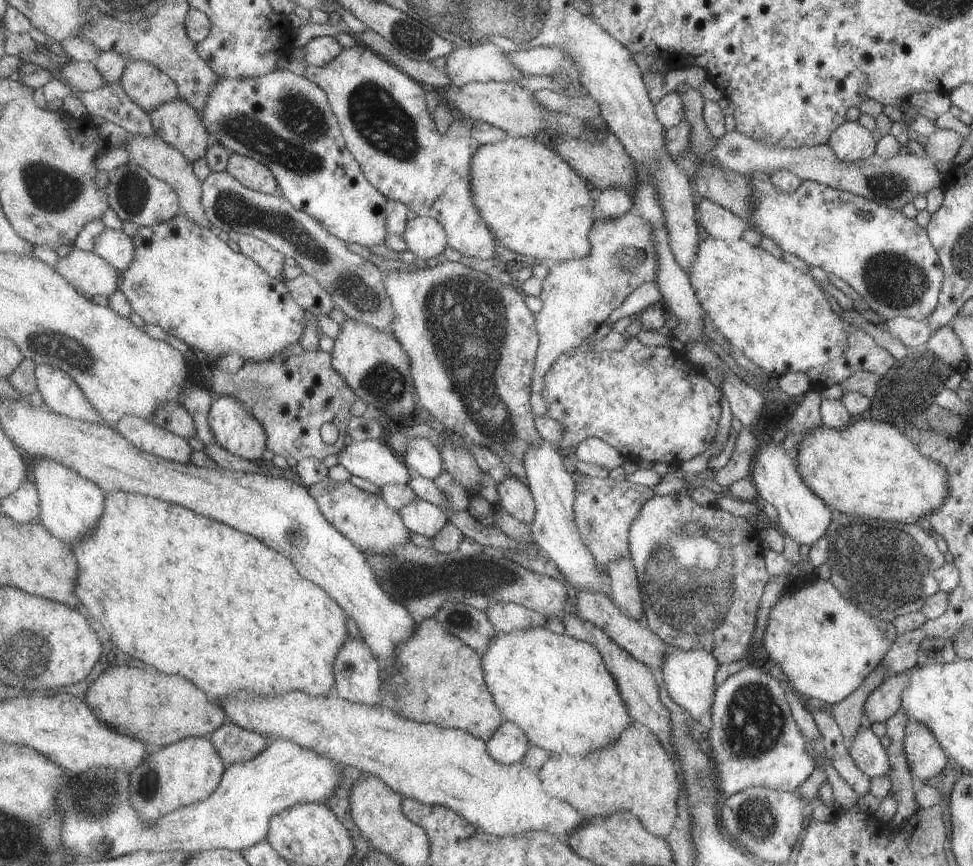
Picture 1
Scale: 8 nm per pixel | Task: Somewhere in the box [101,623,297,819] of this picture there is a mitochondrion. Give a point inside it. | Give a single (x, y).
(148, 787)

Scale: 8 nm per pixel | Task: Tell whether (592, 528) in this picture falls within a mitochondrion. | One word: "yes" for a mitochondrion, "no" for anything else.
yes

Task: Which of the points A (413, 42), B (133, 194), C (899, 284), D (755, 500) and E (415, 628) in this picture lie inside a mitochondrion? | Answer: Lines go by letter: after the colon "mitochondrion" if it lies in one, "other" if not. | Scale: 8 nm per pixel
A: mitochondrion
B: mitochondrion
C: mitochondrion
D: other
E: other

